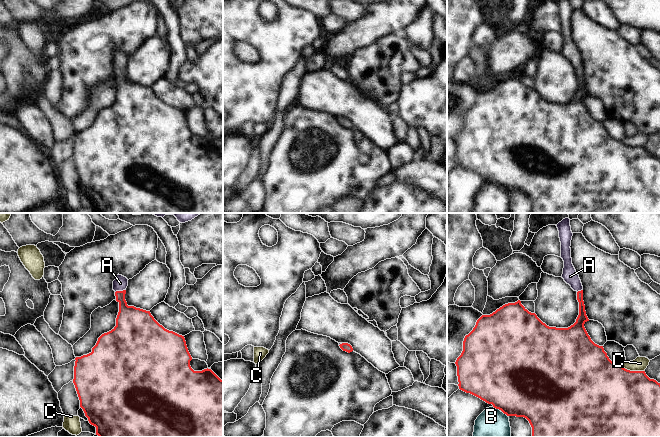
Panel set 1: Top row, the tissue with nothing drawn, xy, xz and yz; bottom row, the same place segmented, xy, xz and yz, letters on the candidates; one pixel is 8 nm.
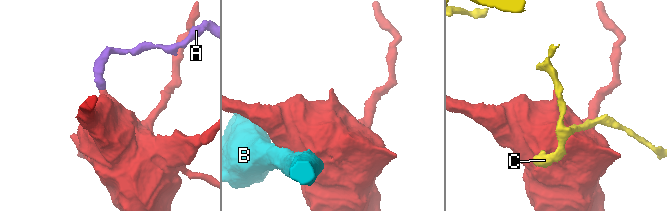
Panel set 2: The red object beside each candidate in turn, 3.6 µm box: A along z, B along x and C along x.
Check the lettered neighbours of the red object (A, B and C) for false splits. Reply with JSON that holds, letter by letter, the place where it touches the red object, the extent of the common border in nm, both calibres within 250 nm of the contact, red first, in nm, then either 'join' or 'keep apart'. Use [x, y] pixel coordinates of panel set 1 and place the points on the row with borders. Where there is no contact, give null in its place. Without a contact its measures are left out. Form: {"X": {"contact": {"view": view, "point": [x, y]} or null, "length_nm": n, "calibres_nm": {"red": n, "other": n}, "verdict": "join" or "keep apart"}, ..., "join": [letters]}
{"A": {"contact": {"view": "xy", "point": [120, 291]}, "length_nm": 90, "calibres_nm": {"red": 220, "other": 110}, "verdict": "join"}, "B": {"contact": {"view": "yz", "point": [496, 408]}, "length_nm": 70, "calibres_nm": {"red": 500, "other": 300}, "verdict": "keep apart"}, "C": {"contact": {"view": "yz", "point": [633, 371]}, "length_nm": 200, "calibres_nm": {"red": 500, "other": 110}, "verdict": "keep apart"}, "join": ["A"]}

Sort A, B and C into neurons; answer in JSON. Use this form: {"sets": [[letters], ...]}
{"sets": [["A"], ["B"], ["C"]]}

